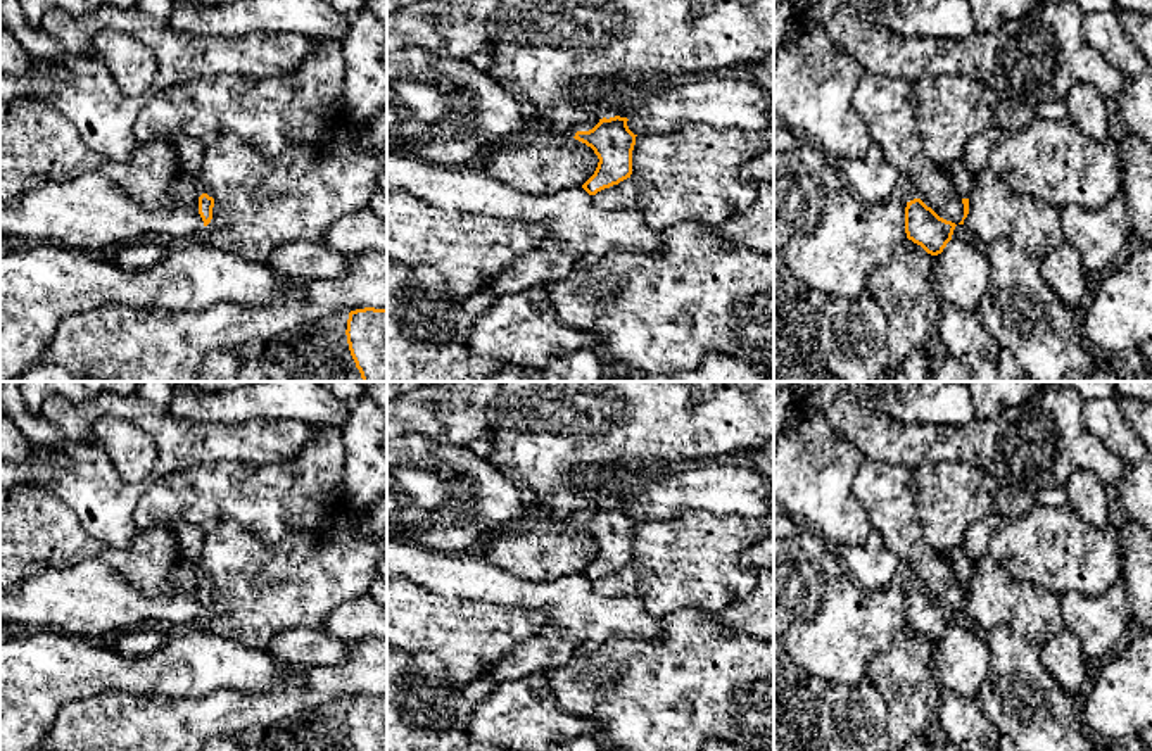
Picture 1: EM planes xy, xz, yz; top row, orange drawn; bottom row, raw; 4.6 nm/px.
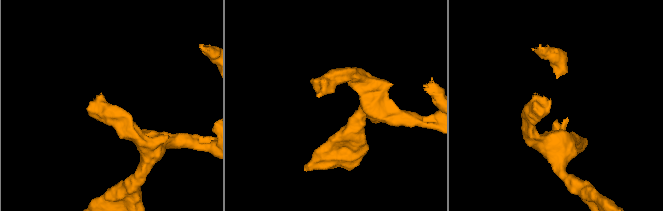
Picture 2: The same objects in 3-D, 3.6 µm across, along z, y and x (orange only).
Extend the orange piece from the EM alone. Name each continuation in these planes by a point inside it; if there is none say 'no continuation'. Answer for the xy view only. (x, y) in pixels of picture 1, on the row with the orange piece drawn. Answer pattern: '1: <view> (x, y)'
1: xy (201, 189)

